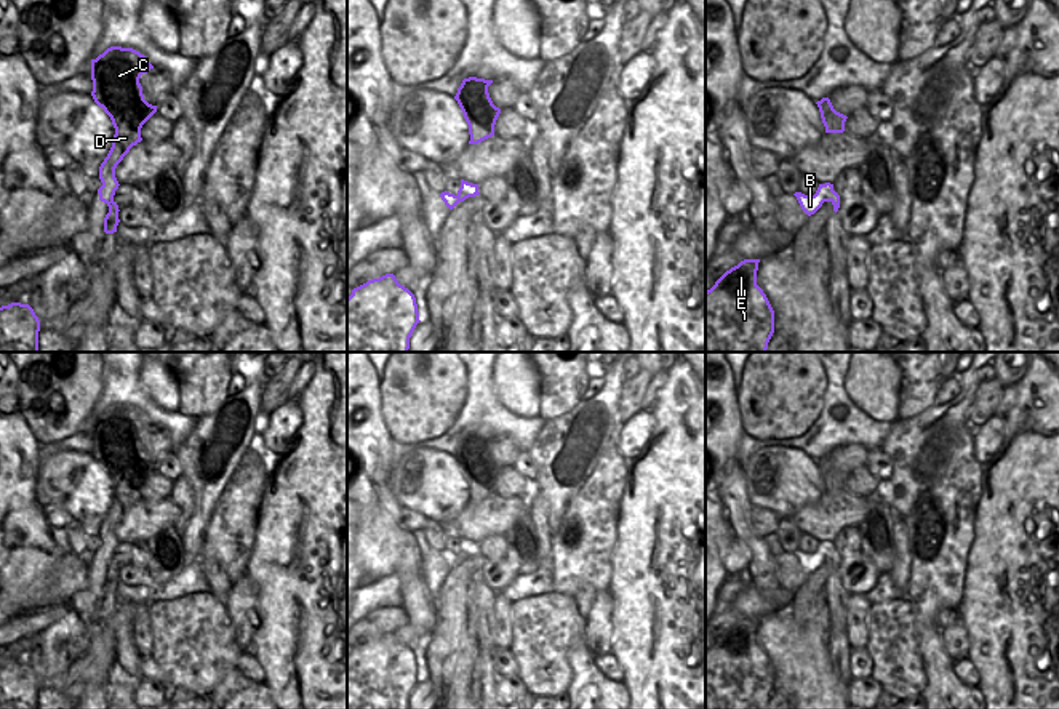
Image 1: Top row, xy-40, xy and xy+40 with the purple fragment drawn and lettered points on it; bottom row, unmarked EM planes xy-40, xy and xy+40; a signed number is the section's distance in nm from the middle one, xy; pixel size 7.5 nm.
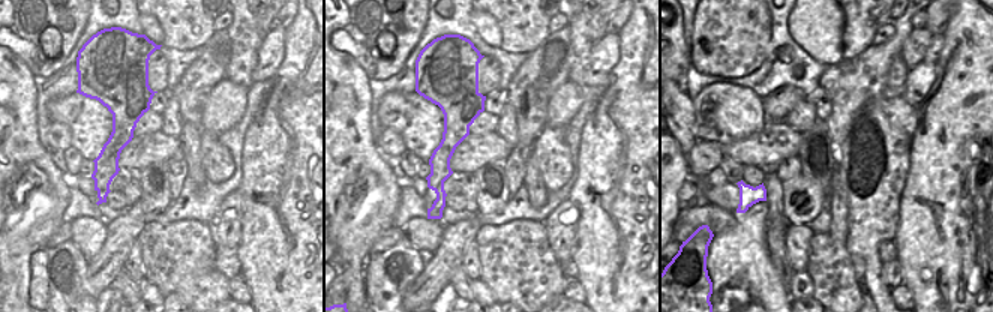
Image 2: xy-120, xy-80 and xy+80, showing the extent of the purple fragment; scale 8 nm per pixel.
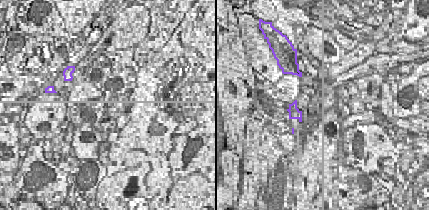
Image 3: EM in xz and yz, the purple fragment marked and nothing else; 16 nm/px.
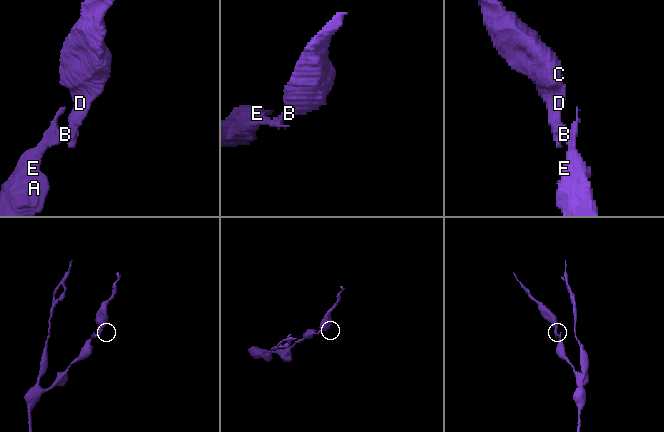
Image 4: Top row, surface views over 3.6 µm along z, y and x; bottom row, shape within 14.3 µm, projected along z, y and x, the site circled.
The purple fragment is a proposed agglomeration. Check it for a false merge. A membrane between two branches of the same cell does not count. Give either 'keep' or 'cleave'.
cleave

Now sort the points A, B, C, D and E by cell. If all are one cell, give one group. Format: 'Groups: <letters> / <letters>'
Groups: A B E / C D.

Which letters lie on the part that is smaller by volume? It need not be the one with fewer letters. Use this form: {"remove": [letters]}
{"remove": ["C", "D"]}

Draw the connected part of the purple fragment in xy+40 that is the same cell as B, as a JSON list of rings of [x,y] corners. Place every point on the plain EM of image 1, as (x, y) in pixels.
[[[817,546],[814,554],[805,554],[801,551],[795,551],[793,552],[801,565],[801,568],[811,575],[814,573],[824,560],[830,560],[832,559],[832,551],[829,547],[824,546]]]

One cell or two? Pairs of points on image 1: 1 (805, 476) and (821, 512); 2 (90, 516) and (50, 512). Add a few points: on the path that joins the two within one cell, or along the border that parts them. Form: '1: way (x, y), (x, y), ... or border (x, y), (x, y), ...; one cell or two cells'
1: border (826, 492), (787, 519); two cells
2: border (42, 506), (58, 504), (74, 517); two cells

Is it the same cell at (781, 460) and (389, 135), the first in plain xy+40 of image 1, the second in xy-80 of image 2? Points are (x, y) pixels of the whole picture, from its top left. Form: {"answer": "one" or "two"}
{"answer": "two"}

